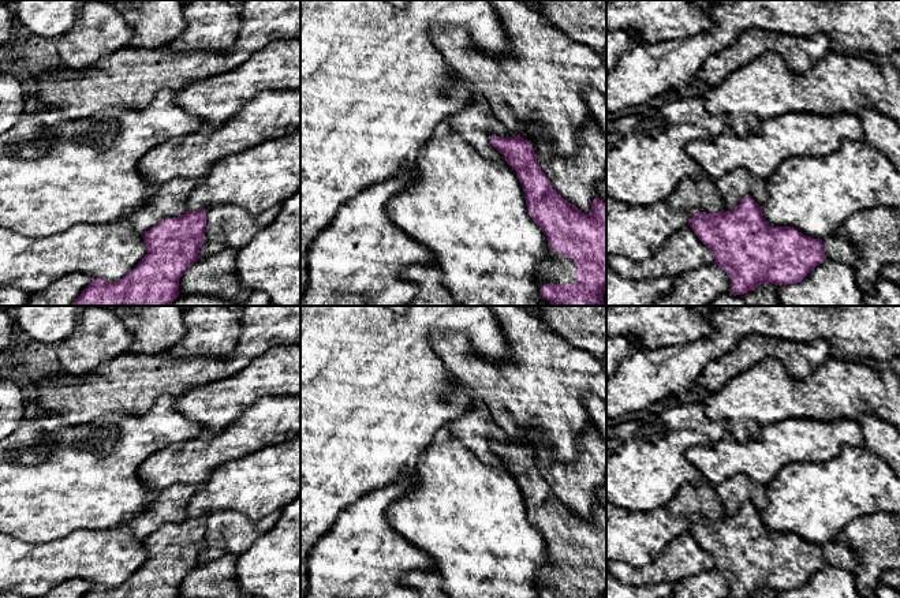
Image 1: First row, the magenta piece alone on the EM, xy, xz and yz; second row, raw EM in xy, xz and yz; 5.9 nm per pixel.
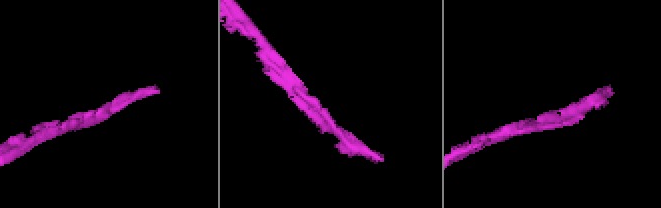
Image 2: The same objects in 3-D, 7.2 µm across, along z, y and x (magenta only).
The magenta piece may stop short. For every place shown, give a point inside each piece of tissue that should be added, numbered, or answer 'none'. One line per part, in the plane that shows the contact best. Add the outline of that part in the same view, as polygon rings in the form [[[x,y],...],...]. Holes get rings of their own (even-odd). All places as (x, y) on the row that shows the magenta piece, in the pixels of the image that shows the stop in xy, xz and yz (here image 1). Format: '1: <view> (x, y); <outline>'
1: xz (557, 269); [[[549,248],[549,258],[537,268],[537,281],[539,289],[546,284],[574,284],[575,261],[563,257],[556,248]]]

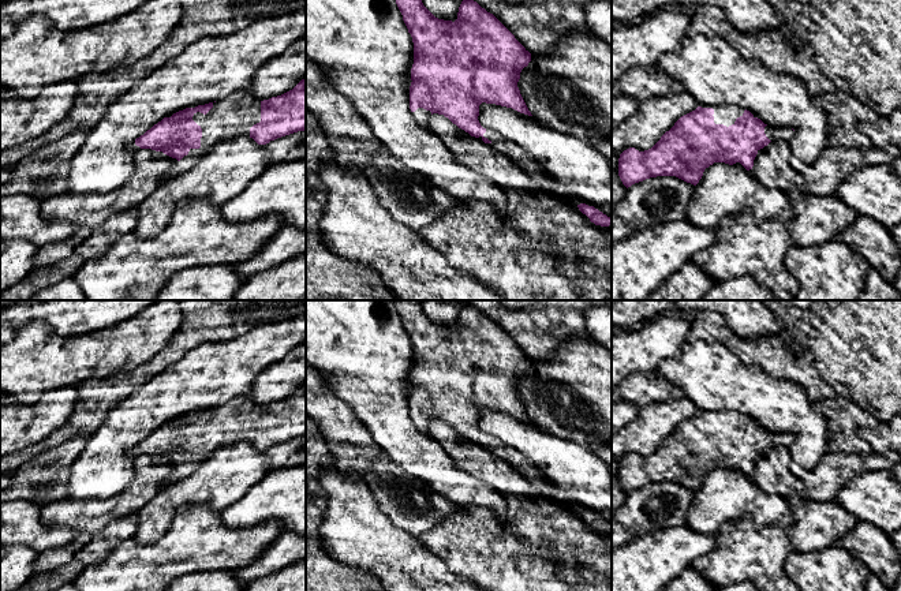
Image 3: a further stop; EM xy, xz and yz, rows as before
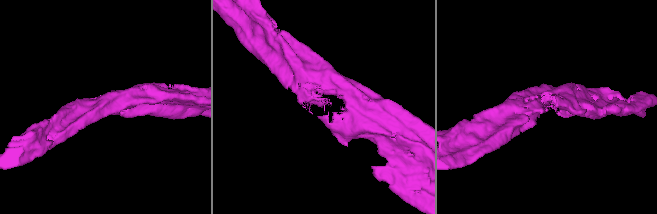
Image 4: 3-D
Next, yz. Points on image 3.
1: yz (726, 115); [[[698,105],[702,108],[713,108],[714,109],[714,123],[724,124],[726,127],[734,124],[736,119],[743,116],[744,108],[737,105]]]
2: yz (771, 133); [[[764,127],[764,134],[770,141],[786,141],[789,142],[795,136],[795,131],[788,127]]]

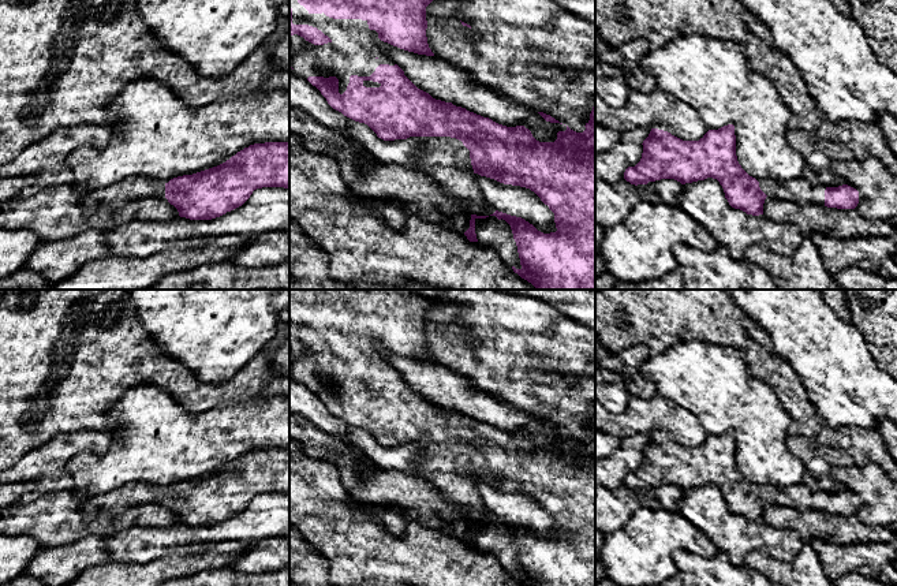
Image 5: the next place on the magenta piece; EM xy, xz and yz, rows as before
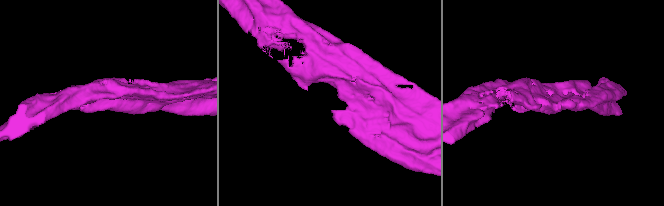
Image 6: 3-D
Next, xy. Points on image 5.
none

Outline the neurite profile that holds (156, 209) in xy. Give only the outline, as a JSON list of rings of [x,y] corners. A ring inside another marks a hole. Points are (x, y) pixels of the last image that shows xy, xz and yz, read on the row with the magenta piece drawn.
[[[71,184],[49,186],[26,201],[0,202],[0,228],[27,229],[42,242],[68,239],[91,227],[108,229],[130,220],[168,221],[177,217],[177,209],[167,198],[134,199],[119,213],[91,209]]]

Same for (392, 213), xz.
[[[348,186],[347,194],[365,198],[370,205],[374,206],[377,214],[393,229],[401,229],[405,219],[408,217],[408,208],[404,206],[397,198],[373,198],[358,194],[352,187]]]

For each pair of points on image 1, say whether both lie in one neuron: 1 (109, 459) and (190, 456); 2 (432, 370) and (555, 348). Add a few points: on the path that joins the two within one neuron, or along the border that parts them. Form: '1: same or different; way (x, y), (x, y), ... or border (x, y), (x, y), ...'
1: different; border (175, 443), (141, 464), (138, 475), (150, 489)
2: different; border (501, 325), (508, 357), (496, 366)

